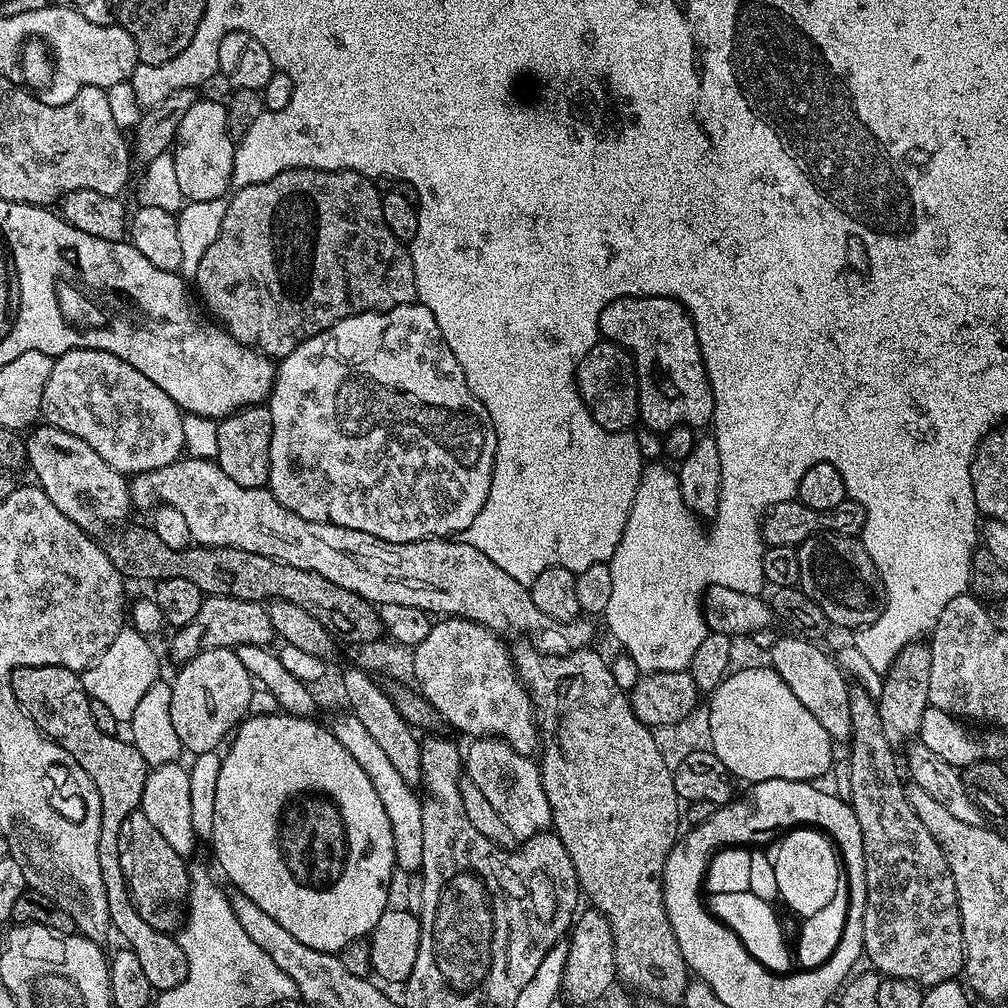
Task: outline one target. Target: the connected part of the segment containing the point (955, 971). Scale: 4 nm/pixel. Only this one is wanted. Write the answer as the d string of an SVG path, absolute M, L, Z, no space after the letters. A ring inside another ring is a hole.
M860 686L849 687L850 694L850 722L852 723L852 734L850 745L852 744L852 757L848 760L848 792L850 803L854 814L858 818L858 826L862 830L862 850L864 851L864 865L866 866L866 910L864 911L864 921L862 930L864 931L864 956L869 960L871 967L879 972L881 977L893 980L913 980L921 986L931 986L938 982L955 980L964 971L964 939L962 938L962 918L958 910L958 894L954 890L954 874L950 874L950 866L946 862L946 854L942 854L942 846L934 842L934 834L918 819L918 814L910 806L910 802L904 796L906 787L905 781L900 781L900 776L896 773L896 756L894 746L886 742L886 734L882 730L882 718L877 701L872 700L867 691Z

